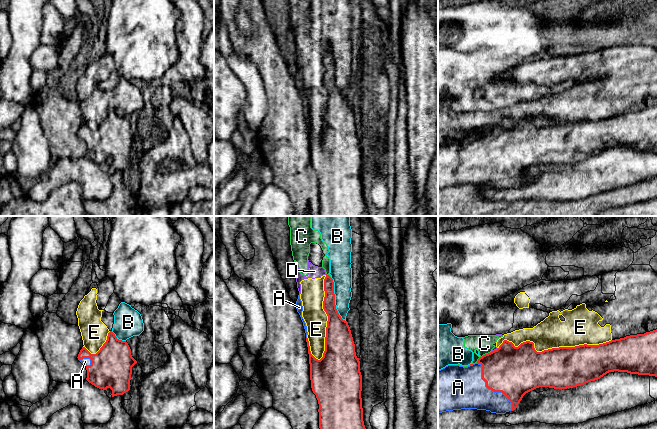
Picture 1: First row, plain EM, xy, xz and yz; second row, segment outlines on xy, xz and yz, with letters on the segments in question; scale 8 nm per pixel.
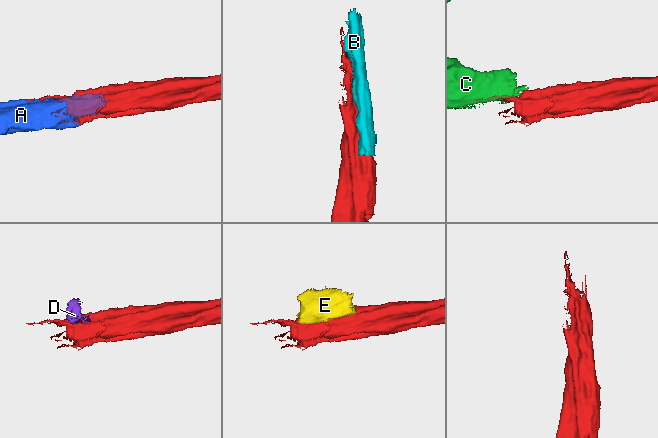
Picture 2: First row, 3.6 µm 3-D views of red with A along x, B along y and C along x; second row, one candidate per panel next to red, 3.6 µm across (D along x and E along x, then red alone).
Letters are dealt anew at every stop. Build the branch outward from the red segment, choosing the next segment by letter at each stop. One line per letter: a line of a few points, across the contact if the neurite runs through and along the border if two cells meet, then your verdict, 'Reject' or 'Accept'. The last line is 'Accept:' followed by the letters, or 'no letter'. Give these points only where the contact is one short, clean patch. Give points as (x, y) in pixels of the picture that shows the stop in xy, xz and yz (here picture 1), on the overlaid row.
A: Accept
B: Reject
C: Reject
D: Line: yz (497, 348), (491, 352). Reject
E: Reject
Accept: A

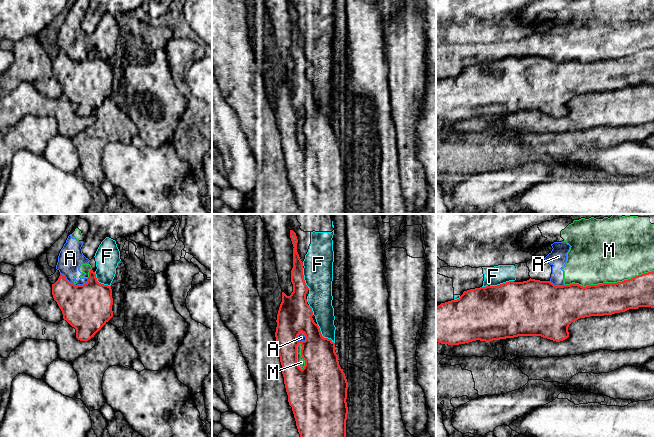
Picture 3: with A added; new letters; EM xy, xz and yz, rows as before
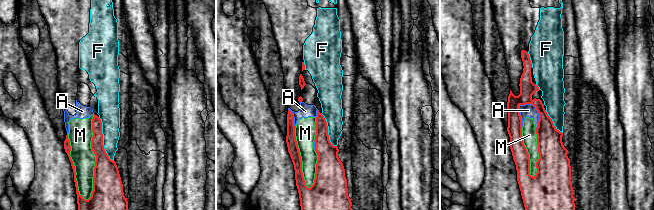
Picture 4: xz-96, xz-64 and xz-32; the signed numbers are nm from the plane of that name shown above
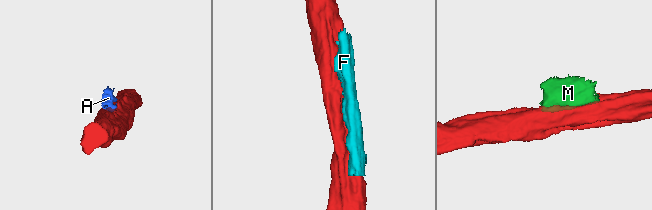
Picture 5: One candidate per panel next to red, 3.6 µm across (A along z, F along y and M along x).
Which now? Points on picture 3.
A: Line: xy (60, 273), (75, 285), (82, 285), (88, 280). Reject
F: Reject
M: Reject
Accept: no letter

